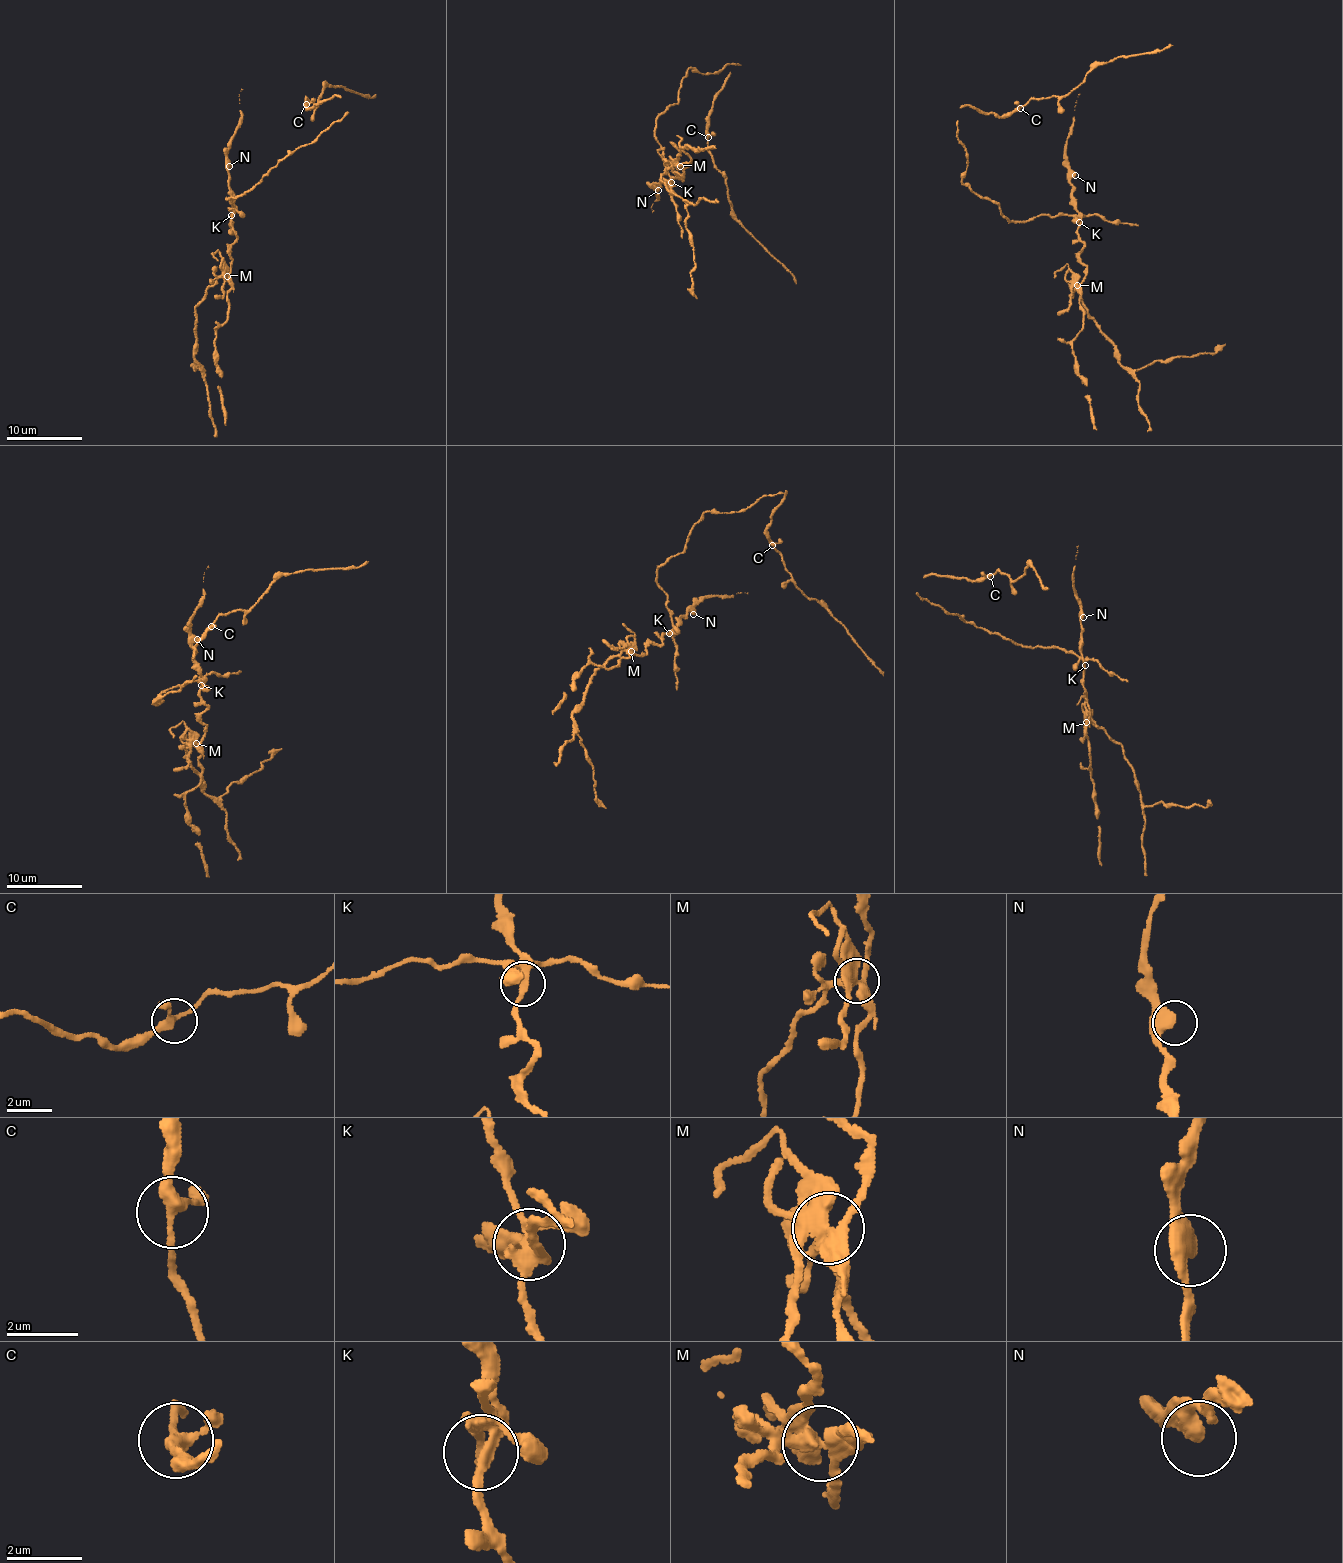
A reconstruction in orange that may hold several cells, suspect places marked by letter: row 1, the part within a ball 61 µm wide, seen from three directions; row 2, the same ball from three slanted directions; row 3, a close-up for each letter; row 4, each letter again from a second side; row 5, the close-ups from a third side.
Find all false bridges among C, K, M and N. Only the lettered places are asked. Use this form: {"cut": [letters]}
{"cut": ["M"]}

